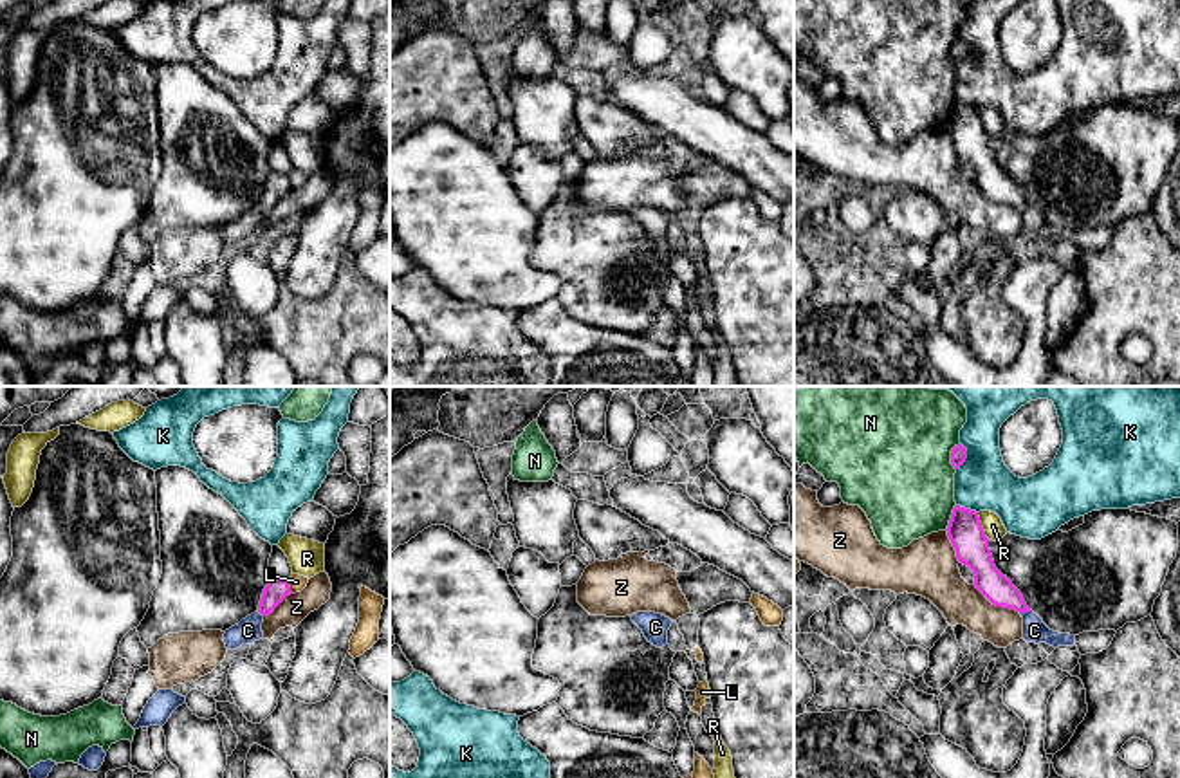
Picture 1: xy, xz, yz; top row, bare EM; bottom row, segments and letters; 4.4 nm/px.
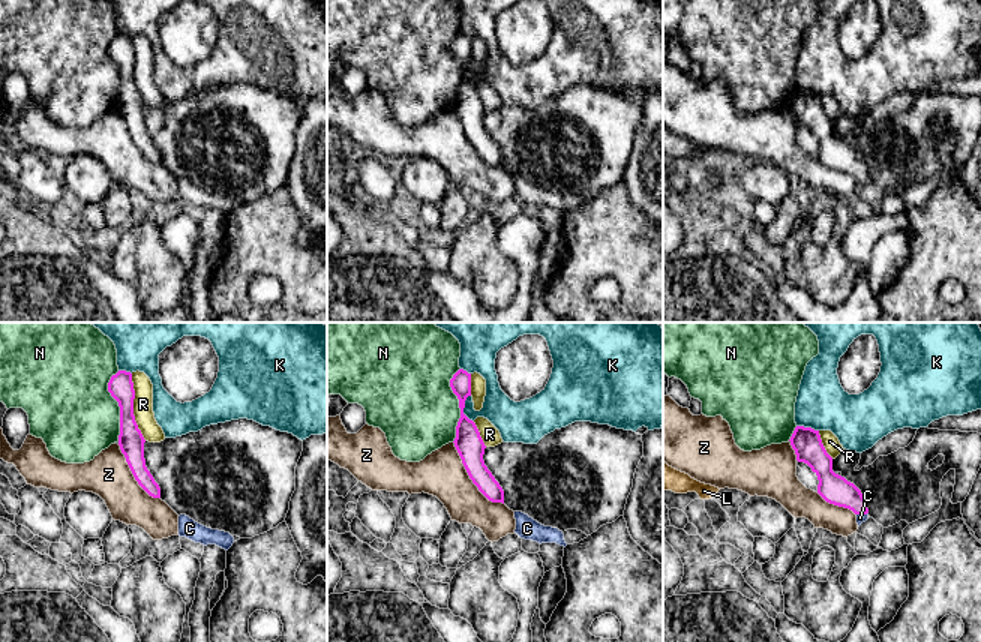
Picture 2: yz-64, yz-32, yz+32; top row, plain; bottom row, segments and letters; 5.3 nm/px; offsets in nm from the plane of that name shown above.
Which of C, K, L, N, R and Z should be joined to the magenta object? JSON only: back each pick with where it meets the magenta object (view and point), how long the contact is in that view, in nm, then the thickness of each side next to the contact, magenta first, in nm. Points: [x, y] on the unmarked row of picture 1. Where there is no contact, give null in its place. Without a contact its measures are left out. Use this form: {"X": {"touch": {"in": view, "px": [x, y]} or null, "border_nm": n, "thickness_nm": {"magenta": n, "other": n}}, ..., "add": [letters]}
{"C": {"touch": {"in": "yz", "px": [1025, 206]}, "border_nm": 50, "thickness_nm": {"magenta": 140, "other": 110}}, "add": ["C"]}

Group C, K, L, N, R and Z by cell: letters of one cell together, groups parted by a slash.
C / K / L / N / R / Z

